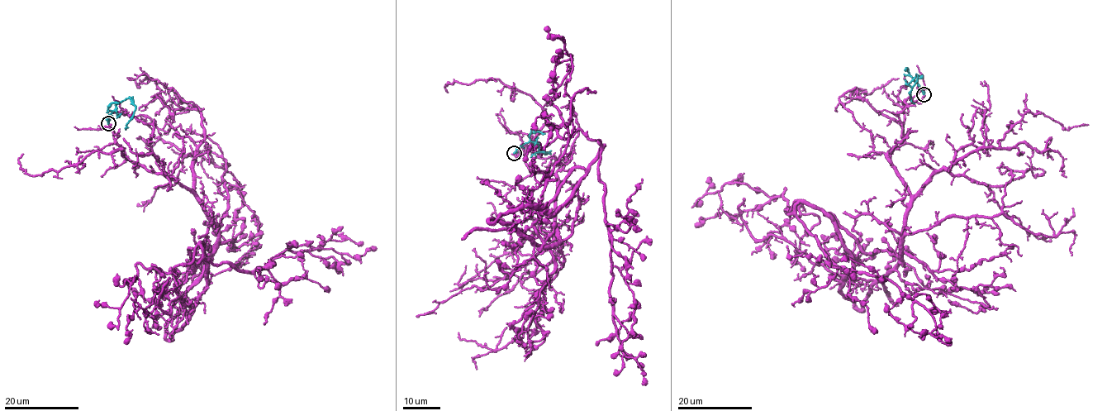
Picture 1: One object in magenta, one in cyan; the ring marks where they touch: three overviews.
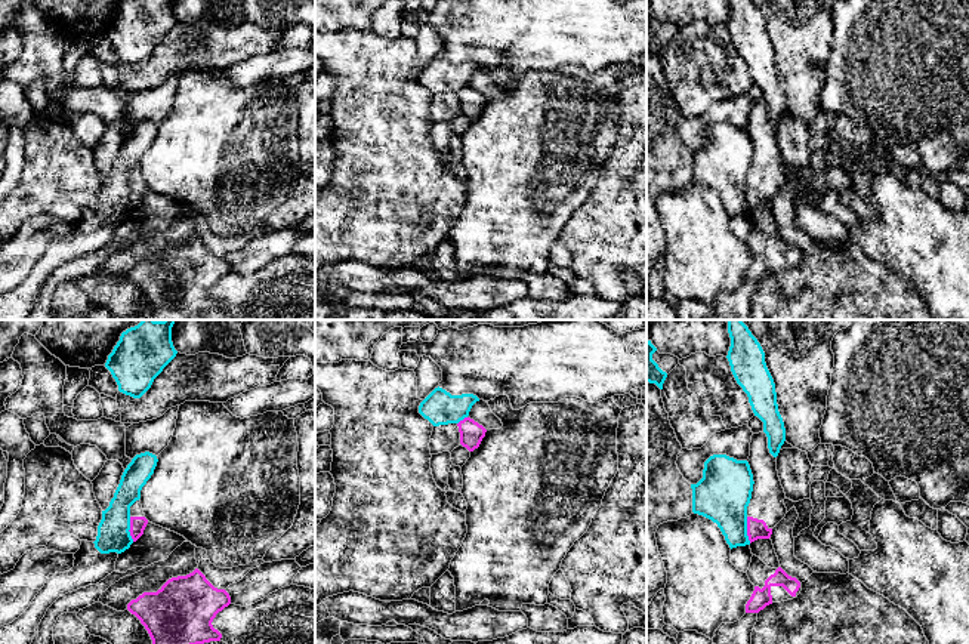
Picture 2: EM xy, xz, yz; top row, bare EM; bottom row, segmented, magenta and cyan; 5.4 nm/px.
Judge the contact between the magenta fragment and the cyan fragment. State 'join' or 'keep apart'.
keep apart

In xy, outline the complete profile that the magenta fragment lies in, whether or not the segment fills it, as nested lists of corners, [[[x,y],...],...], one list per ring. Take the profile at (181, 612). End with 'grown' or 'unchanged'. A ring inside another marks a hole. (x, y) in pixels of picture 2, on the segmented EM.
[[[195,568],[186,576],[169,579],[157,592],[144,592],[127,604],[127,610],[145,626],[152,644],[204,644],[220,641],[222,634],[213,628],[212,622],[229,604],[229,594],[215,588]]]; unchanged

